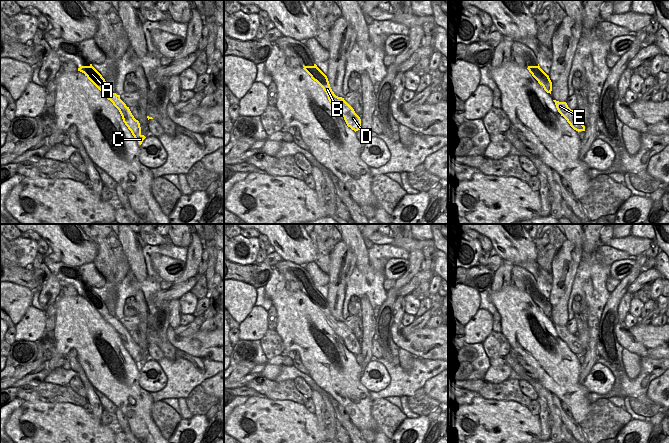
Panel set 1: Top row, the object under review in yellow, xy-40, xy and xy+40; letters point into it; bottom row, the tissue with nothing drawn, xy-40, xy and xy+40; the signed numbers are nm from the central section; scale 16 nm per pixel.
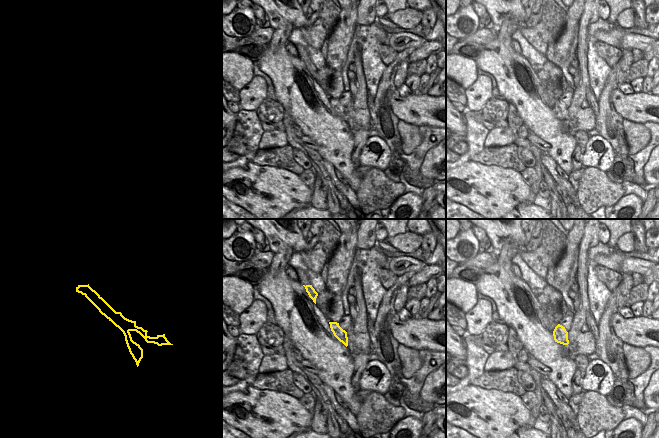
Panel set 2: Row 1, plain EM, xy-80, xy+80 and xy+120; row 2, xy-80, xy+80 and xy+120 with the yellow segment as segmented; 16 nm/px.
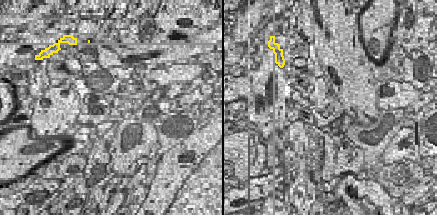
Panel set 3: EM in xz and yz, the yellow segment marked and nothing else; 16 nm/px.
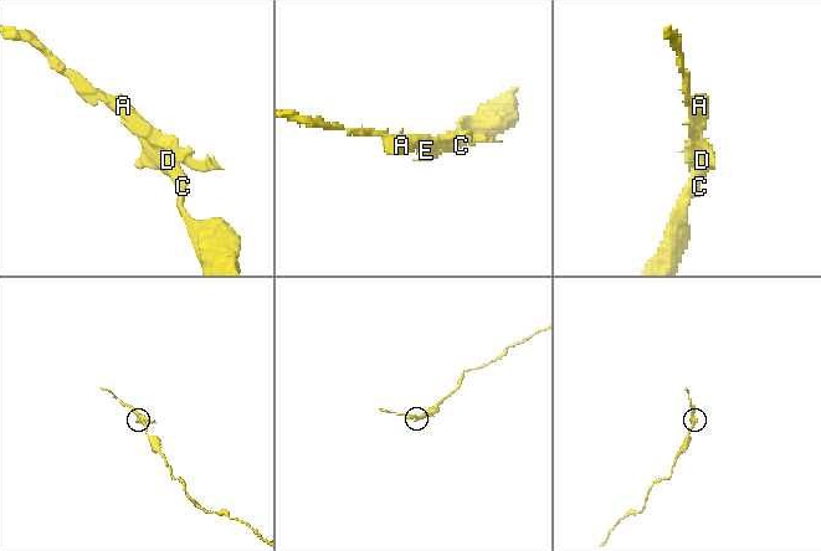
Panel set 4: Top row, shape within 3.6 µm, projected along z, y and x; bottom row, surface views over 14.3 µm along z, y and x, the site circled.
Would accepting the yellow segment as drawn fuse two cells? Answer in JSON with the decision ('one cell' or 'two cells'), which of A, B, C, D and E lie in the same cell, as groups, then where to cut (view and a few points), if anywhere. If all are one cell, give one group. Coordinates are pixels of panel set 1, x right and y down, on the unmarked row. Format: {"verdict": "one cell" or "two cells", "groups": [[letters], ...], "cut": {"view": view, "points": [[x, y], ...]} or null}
{"verdict": "two cells", "groups": [["A", "B", "E"], ["C", "D"]], "cut": {"view": "xy+40", "points": [[559, 335], [569, 344], [577, 337]]}}

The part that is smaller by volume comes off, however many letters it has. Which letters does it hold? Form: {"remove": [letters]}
{"remove": ["A", "B", "E"]}

